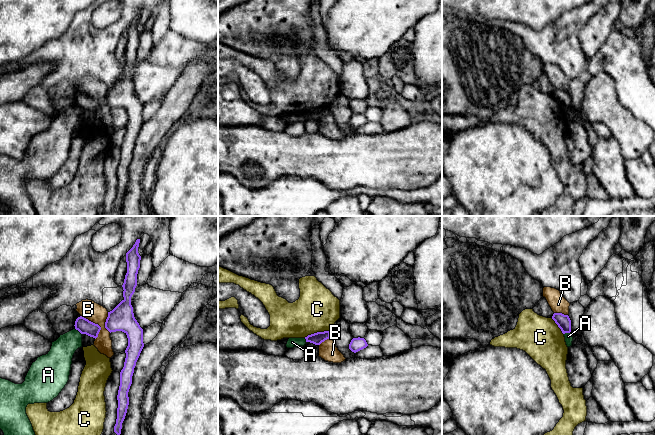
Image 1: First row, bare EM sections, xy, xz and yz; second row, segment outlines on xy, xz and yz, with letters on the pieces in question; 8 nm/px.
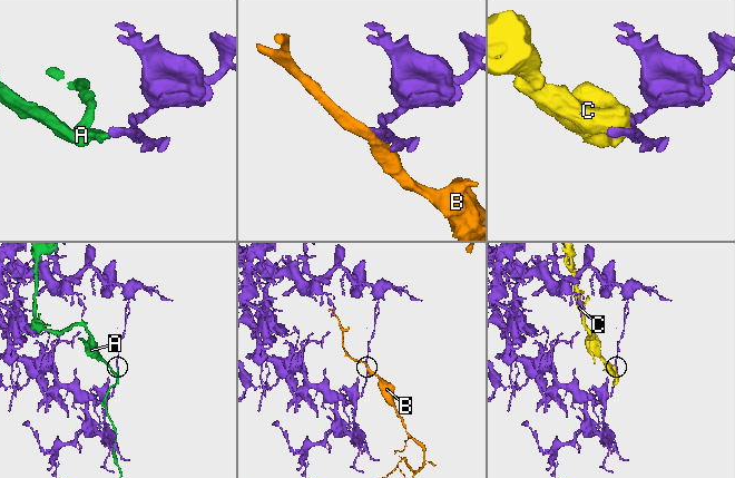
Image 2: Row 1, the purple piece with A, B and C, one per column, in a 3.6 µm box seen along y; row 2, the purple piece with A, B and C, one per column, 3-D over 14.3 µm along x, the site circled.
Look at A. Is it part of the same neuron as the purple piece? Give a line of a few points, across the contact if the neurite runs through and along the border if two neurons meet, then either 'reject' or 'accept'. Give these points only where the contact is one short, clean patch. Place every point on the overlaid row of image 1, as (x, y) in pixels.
xy (75, 328), (81, 334) | reject

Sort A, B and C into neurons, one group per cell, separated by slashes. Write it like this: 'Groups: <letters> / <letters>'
Groups: A / B / C

